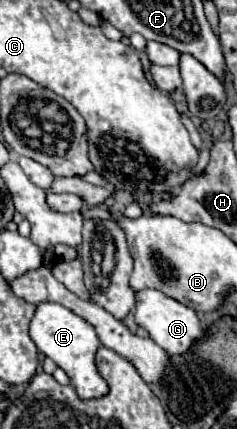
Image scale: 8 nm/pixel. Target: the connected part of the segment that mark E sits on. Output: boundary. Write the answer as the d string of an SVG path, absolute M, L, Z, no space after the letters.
M43 302L37 306L37 312L31 320L29 334L31 334L31 340L35 342L35 346L39 348L39 352L43 352L61 370L65 370L65 374L71 378L71 384L75 386L79 398L91 400L91 398L101 398L103 394L107 394L109 386L107 386L105 378L99 374L97 362L95 362L95 354L97 354L101 342L97 338L95 328L87 320L83 320L81 316L77 316L75 312L71 312L69 308L65 308L61 304Z

